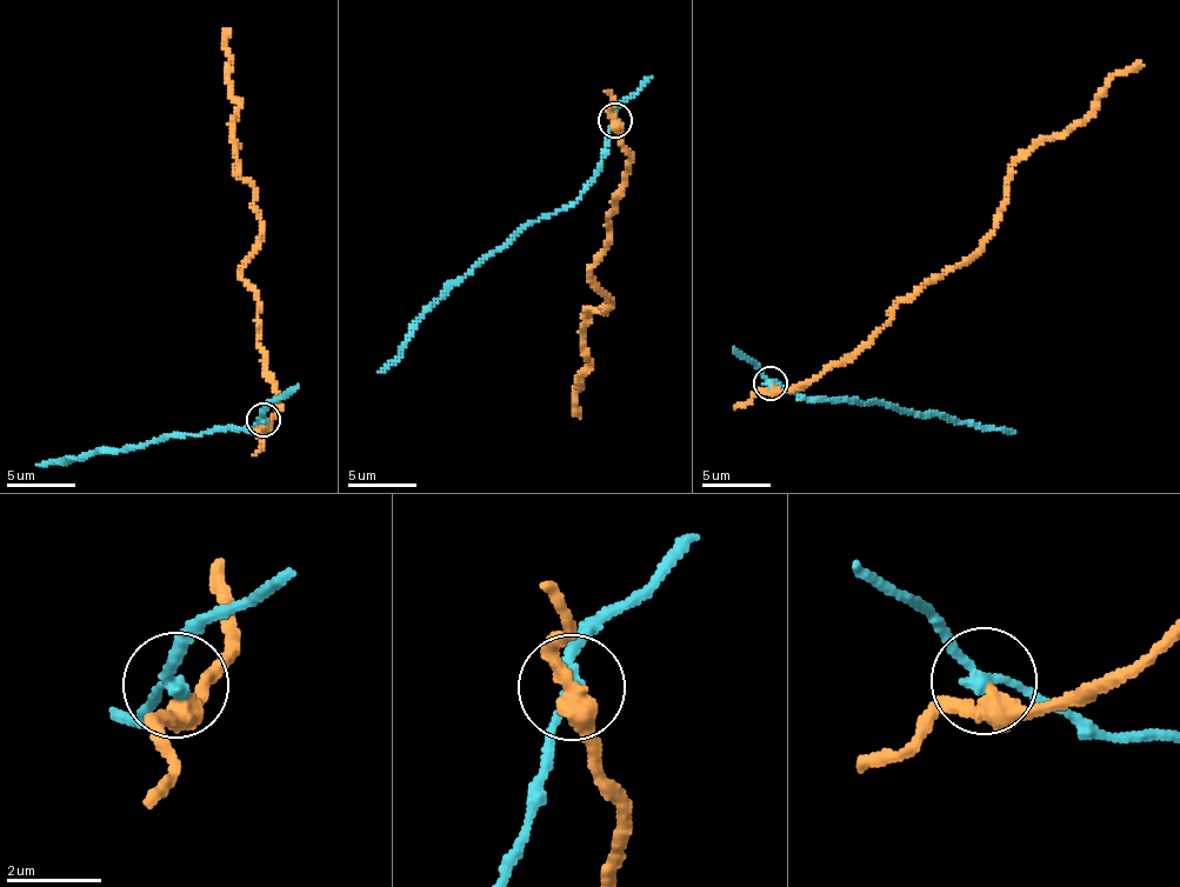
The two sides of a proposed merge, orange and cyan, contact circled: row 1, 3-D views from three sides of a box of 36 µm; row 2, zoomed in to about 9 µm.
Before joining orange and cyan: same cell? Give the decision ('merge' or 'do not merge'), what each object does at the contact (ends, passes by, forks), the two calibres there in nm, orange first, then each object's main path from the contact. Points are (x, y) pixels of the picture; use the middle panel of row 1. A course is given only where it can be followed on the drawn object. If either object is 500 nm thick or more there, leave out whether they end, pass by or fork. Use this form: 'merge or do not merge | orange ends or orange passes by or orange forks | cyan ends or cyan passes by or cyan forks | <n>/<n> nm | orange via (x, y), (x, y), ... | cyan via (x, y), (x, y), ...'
do not merge | orange passes by | cyan passes by | 400/240 nm | orange via (615, 122), (630, 157), (617, 211), (607, 219), (608, 248), (592, 275), (610, 304), (591, 308), (580, 418) | cyan via (615, 120), (594, 181), (577, 198), (482, 255), (448, 287), (413, 335), (378, 372)

